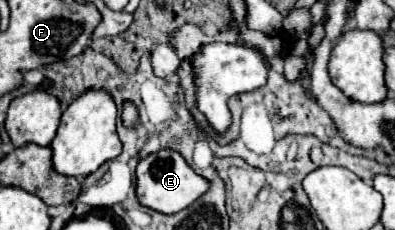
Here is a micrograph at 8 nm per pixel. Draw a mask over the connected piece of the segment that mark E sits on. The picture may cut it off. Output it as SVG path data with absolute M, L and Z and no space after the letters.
M159 150L139 160L137 164L137 198L143 206L153 208L163 214L173 214L189 204L193 204L199 196L209 190L209 180L197 174L185 158L175 150Z

